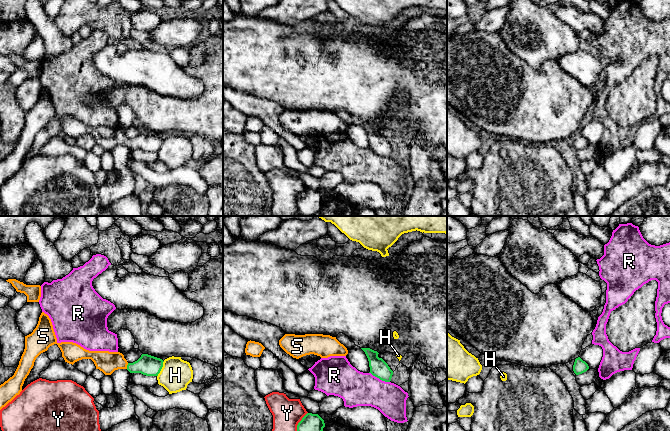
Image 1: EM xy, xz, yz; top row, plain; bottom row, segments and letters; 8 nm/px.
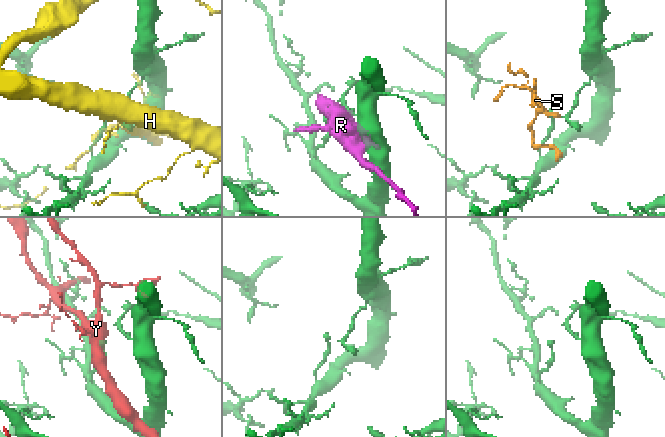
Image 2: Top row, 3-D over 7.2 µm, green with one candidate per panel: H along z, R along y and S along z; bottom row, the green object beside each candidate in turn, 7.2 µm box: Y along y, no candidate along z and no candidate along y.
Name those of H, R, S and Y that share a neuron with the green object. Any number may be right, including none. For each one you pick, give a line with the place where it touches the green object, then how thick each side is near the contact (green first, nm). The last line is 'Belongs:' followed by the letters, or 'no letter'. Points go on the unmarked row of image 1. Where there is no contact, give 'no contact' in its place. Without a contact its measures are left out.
S: contact xy (127, 142); calibres 170 and 170 nm
Belongs: S

